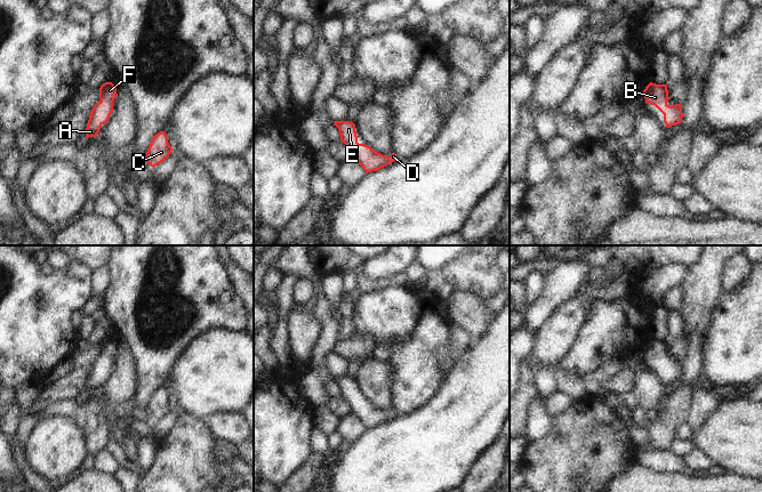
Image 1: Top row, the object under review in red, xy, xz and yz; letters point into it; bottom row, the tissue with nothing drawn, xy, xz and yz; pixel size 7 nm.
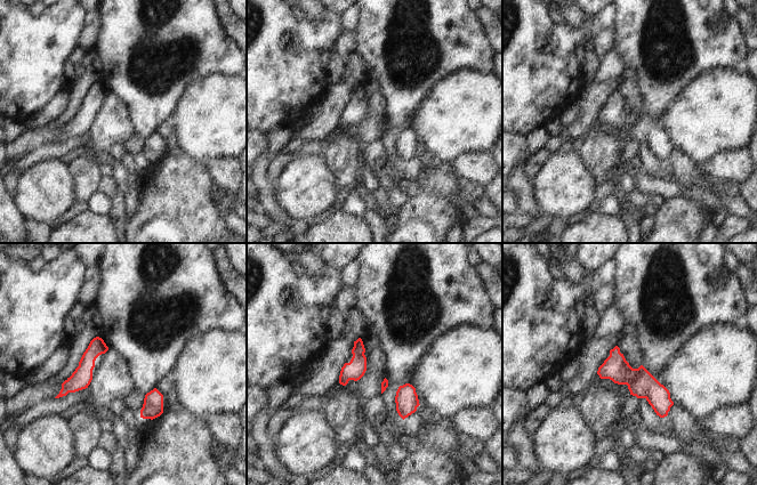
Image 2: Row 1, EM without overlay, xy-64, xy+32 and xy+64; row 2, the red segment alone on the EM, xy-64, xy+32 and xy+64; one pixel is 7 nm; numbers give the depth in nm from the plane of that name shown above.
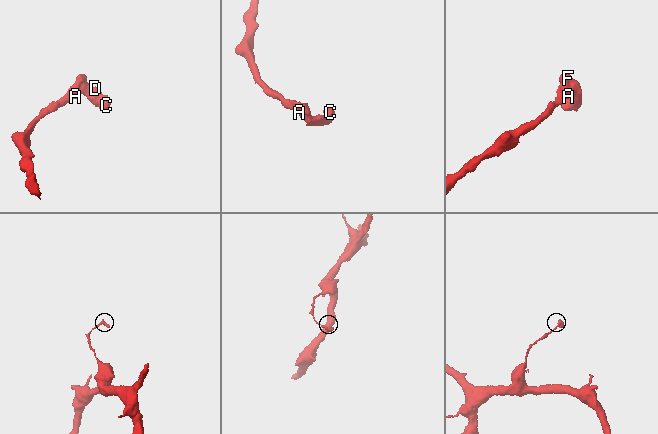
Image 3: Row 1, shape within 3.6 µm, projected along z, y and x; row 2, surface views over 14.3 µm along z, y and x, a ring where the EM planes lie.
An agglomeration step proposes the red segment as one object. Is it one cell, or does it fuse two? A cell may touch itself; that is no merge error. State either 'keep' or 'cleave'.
keep

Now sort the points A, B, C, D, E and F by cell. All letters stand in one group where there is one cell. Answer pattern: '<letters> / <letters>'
A B C D E F

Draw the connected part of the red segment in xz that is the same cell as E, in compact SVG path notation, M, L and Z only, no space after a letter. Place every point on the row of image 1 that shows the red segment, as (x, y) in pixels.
M334 121L334 124L338 128L340 142L350 148L351 156L358 161L366 174L377 171L398 160L394 153L386 156L377 153L368 145L359 144L355 124L353 122Z

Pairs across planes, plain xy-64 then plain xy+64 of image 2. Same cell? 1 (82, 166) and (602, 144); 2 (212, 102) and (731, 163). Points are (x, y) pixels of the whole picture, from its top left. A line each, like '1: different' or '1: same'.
1: same
2: different

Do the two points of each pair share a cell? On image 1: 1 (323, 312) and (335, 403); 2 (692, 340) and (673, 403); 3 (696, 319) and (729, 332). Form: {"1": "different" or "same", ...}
{"1": "different", "2": "same", "3": "different"}

